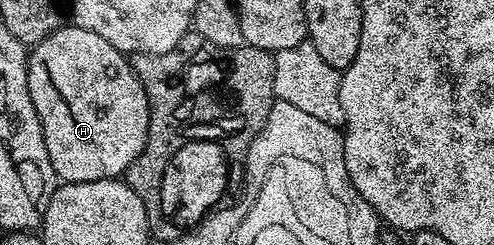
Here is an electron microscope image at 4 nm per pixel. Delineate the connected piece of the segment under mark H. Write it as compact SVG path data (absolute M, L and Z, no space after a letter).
M68 23L31 46L28 90L40 120L46 151L61 182L111 181L127 174L148 141L148 100L144 81L132 69L131 60L119 53L102 35Z

